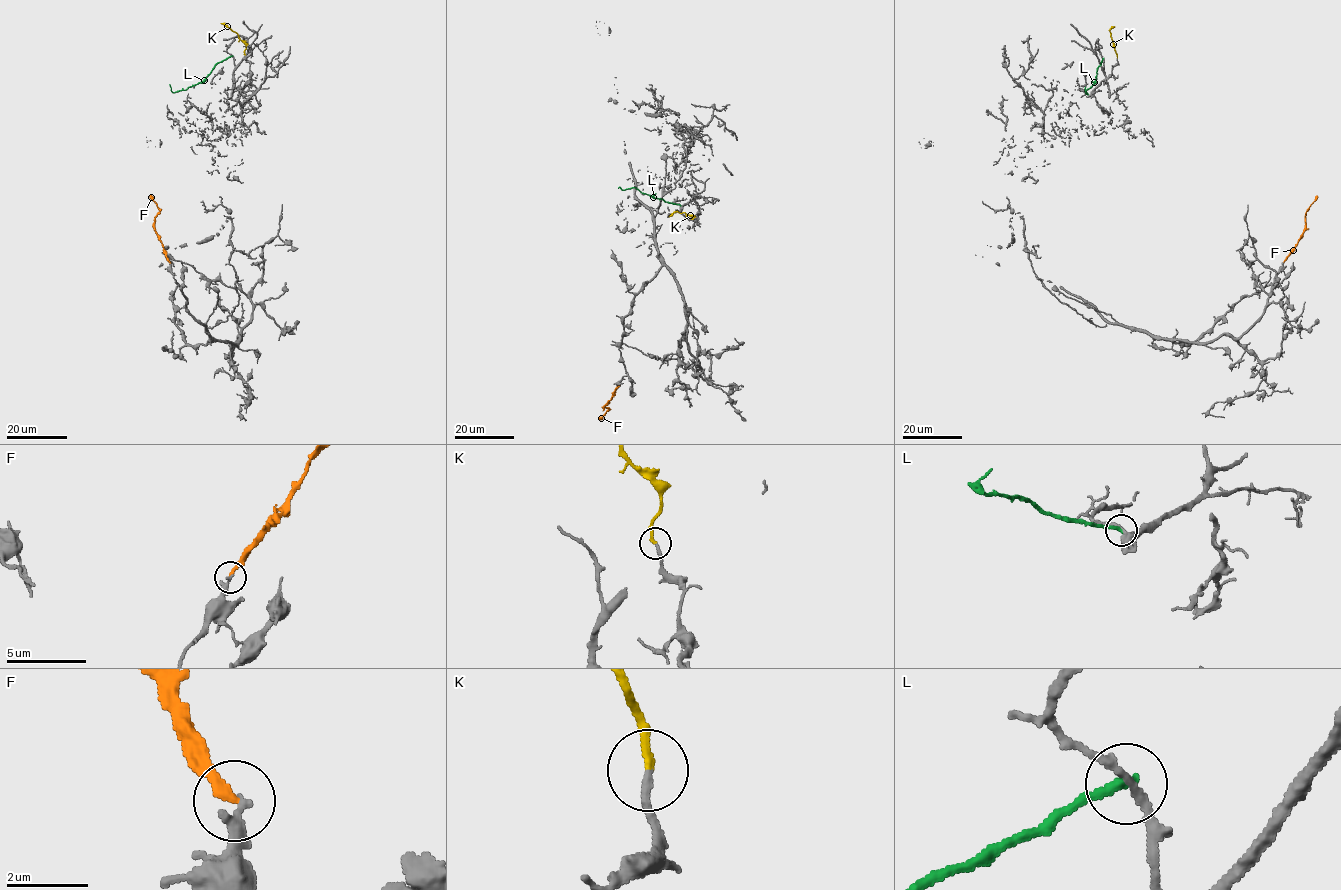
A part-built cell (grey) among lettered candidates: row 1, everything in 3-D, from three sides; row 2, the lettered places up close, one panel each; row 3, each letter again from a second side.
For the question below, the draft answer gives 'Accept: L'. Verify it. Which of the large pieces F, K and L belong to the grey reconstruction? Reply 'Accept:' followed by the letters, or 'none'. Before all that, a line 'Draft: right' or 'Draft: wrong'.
Draft: wrong
Accept: K

